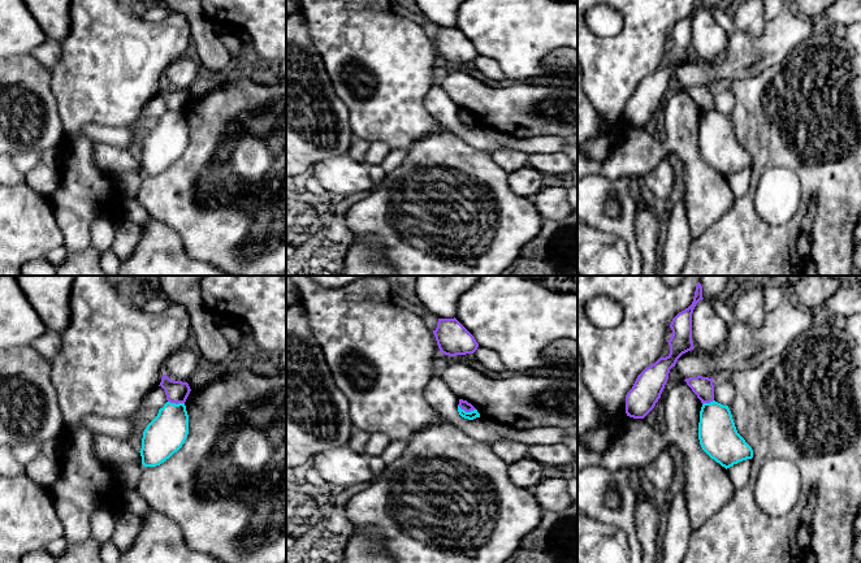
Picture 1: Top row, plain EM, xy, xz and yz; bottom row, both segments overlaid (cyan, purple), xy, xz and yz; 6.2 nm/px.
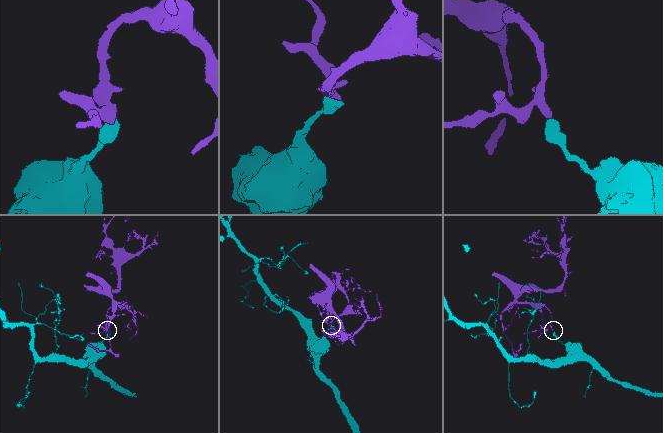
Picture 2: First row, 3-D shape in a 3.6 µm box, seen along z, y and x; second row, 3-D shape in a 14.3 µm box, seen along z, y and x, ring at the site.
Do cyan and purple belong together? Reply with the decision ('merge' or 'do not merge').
do not merge

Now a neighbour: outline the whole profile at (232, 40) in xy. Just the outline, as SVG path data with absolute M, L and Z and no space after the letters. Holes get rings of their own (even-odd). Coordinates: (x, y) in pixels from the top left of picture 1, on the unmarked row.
M216 25L215 27L217 35L220 36L221 42L224 43L229 53L245 60L247 53L246 44L242 42L241 36L238 35L242 31L234 29L224 29Z

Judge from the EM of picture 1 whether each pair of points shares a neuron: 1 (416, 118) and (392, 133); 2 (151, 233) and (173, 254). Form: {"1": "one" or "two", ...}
{"1": "one", "2": "one"}

